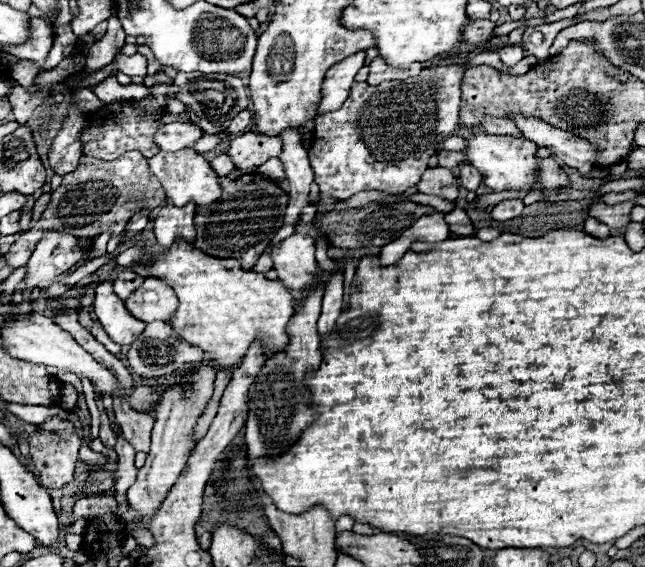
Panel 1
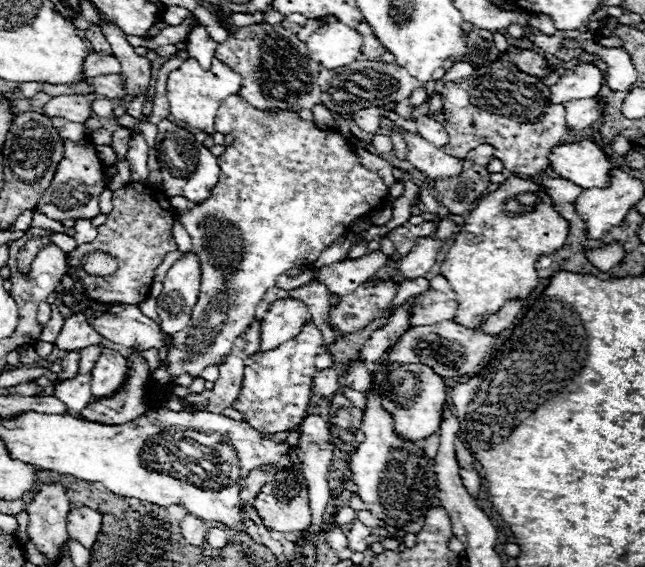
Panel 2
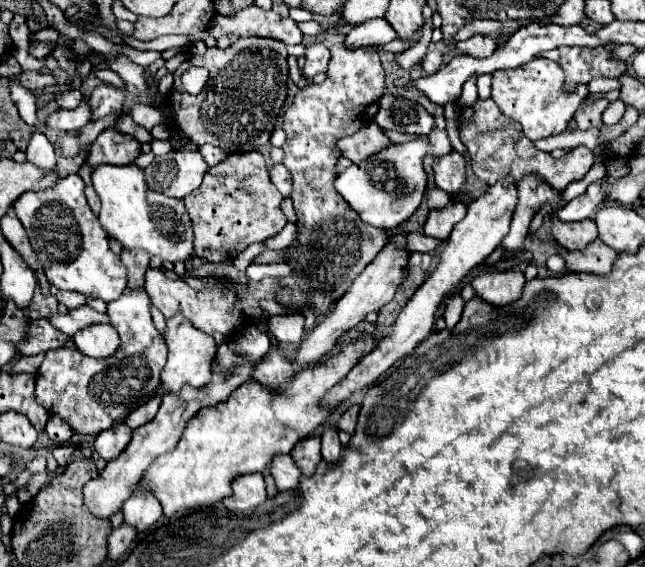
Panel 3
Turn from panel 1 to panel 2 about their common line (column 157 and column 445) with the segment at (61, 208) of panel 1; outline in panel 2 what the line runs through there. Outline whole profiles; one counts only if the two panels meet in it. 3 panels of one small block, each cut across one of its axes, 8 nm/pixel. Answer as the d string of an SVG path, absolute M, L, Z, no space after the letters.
M482 144L462 158L462 176L454 176L454 180L438 180L438 184L432 186L432 192L438 194L442 206L458 216L468 214L488 190L488 164L492 158L494 148Z

